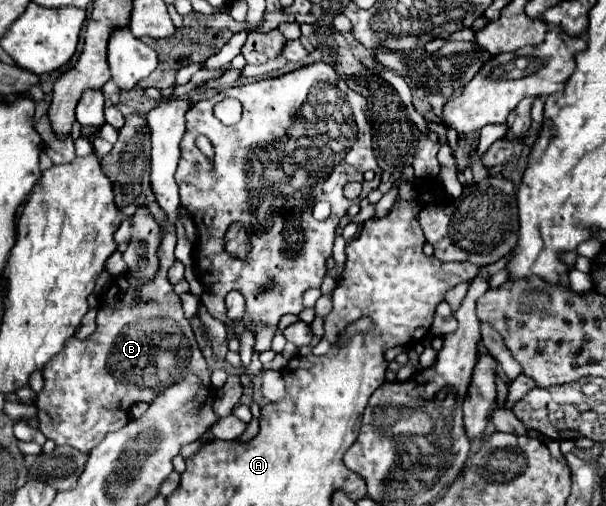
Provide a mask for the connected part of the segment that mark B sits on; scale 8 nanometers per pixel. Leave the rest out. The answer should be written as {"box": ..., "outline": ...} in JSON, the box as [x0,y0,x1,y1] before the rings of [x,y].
{"box":[36,229,210,453],"outline":[[[162,229],[160,247],[158,247],[158,271],[152,279],[140,279],[136,275],[120,275],[112,281],[108,291],[102,297],[98,307],[98,327],[94,335],[80,341],[72,337],[62,355],[54,357],[44,369],[44,389],[38,393],[36,407],[38,407],[38,421],[40,431],[46,439],[52,439],[56,445],[70,445],[82,453],[90,453],[98,441],[108,431],[122,429],[130,421],[130,407],[136,403],[152,403],[166,387],[172,383],[184,381],[188,375],[196,375],[202,387],[210,385],[210,371],[206,367],[204,355],[198,349],[196,337],[192,333],[190,321],[184,317],[180,297],[172,291],[166,275],[170,265],[176,261],[174,247],[176,247],[176,233]]]}

